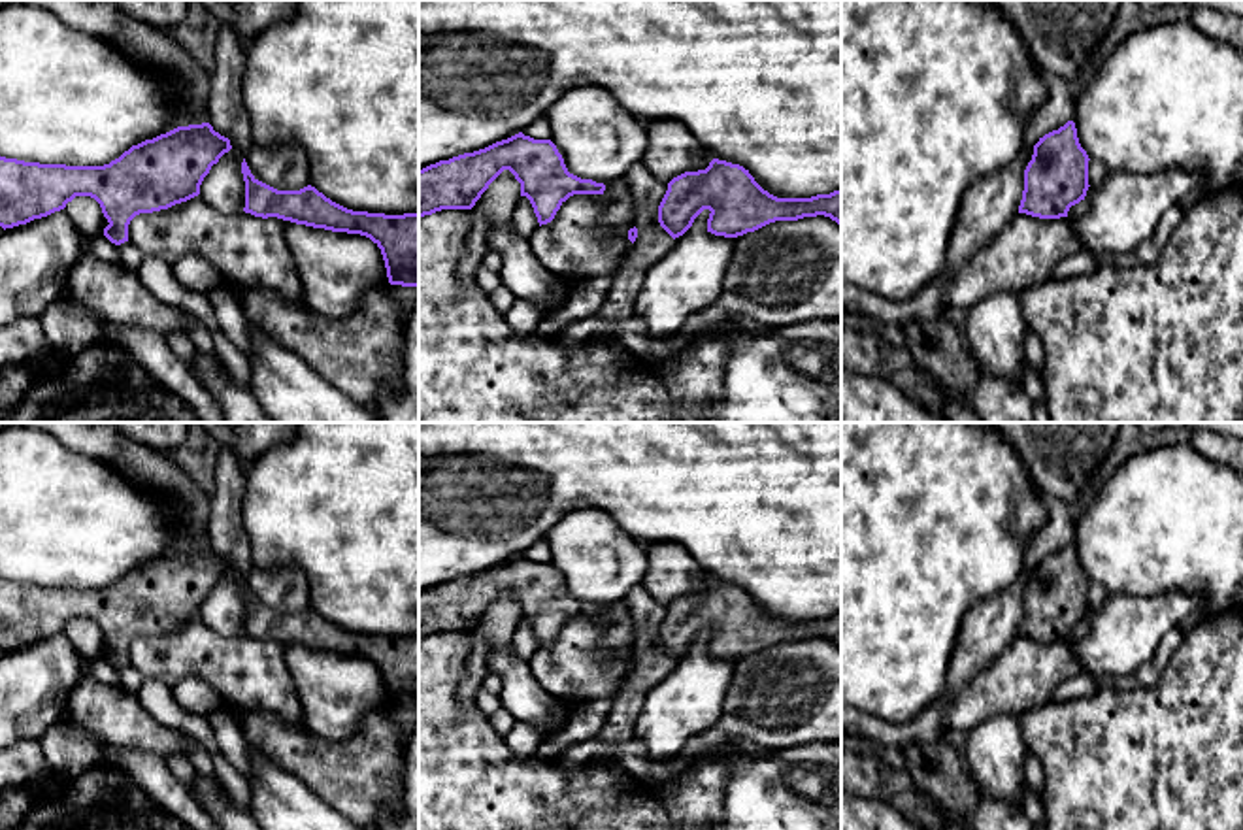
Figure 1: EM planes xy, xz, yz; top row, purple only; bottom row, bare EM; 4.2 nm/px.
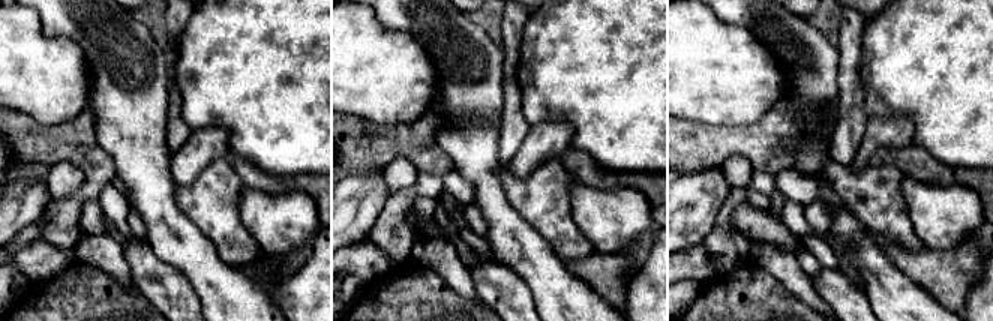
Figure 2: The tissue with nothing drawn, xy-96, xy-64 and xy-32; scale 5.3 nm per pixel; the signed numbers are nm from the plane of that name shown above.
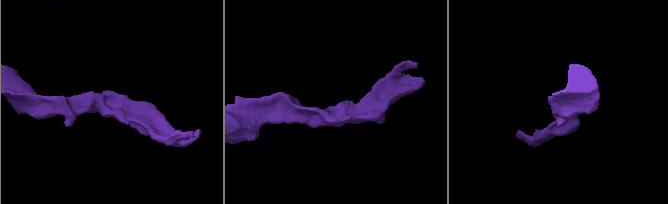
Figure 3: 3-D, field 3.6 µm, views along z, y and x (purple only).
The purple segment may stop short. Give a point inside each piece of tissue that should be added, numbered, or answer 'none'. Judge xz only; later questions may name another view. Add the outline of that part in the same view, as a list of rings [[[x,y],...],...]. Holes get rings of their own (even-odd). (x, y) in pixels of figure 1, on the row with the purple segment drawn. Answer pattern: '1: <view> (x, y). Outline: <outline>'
none

